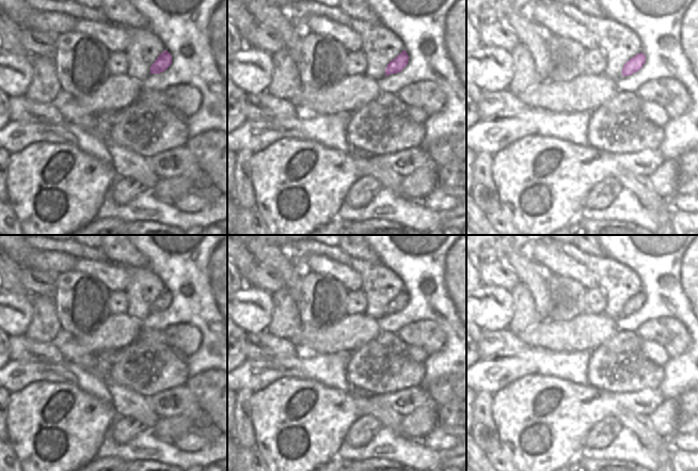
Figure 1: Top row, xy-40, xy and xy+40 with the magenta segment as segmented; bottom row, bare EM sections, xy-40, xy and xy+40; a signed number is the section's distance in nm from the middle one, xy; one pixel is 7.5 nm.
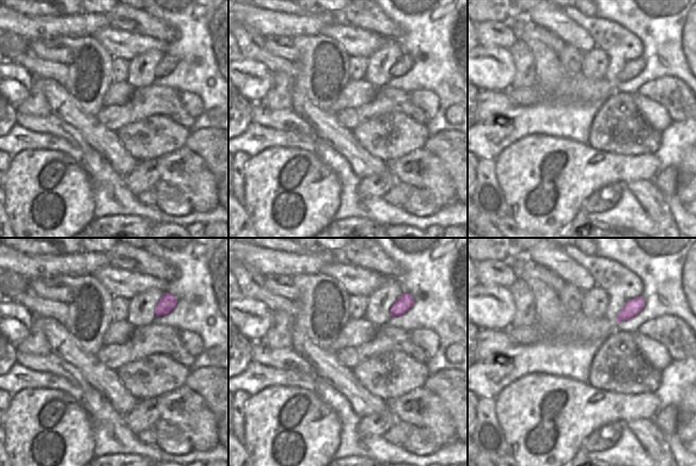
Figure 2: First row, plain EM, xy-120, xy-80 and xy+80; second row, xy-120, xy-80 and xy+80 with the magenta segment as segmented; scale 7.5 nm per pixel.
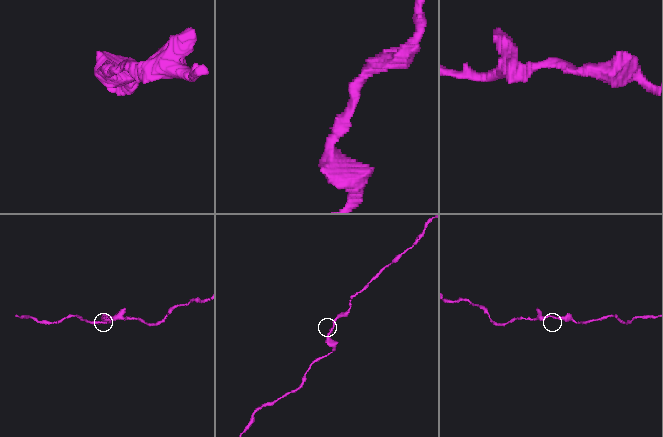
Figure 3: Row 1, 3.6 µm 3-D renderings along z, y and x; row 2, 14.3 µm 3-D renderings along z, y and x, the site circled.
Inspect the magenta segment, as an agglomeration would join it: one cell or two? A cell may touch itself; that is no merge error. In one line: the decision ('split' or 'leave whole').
leave whole

